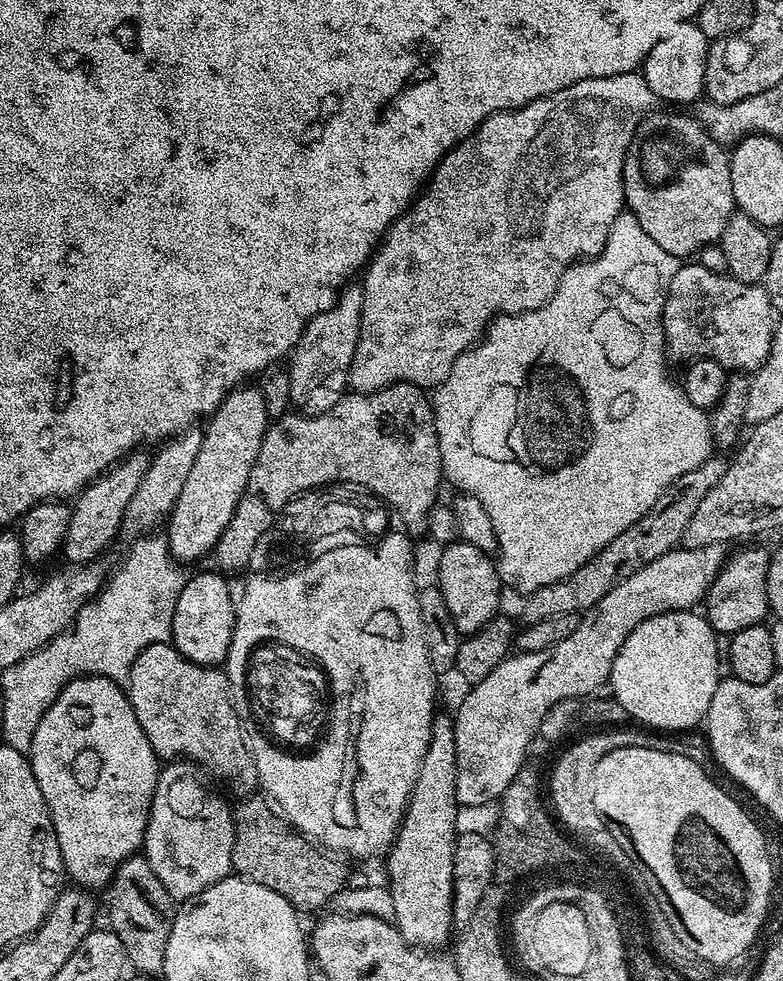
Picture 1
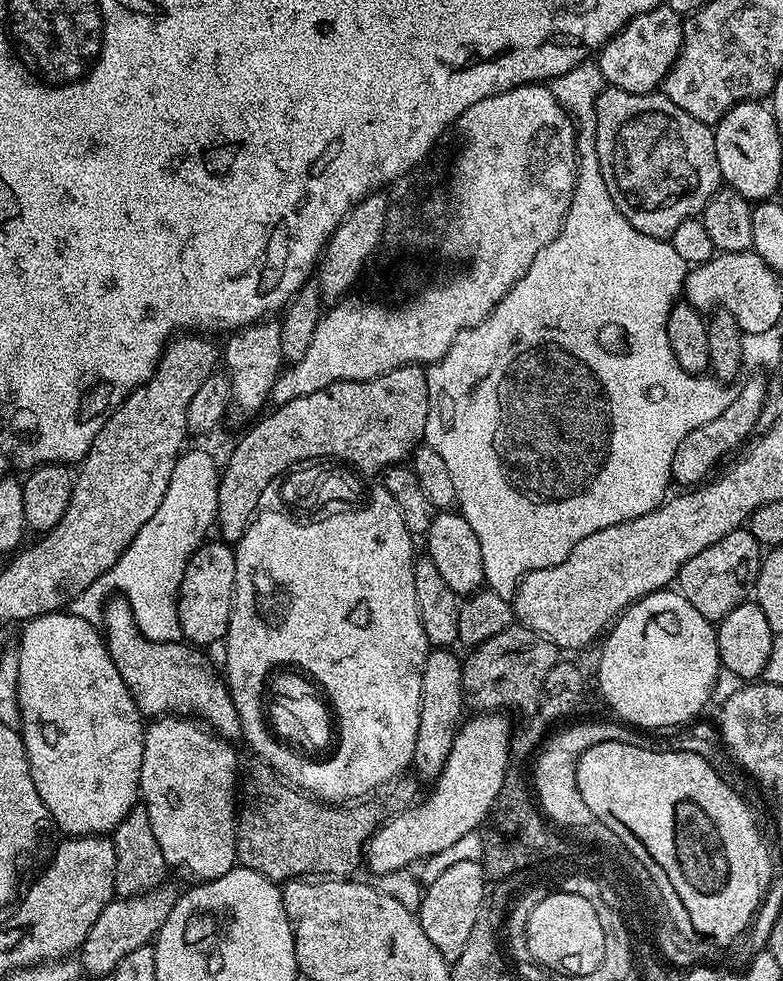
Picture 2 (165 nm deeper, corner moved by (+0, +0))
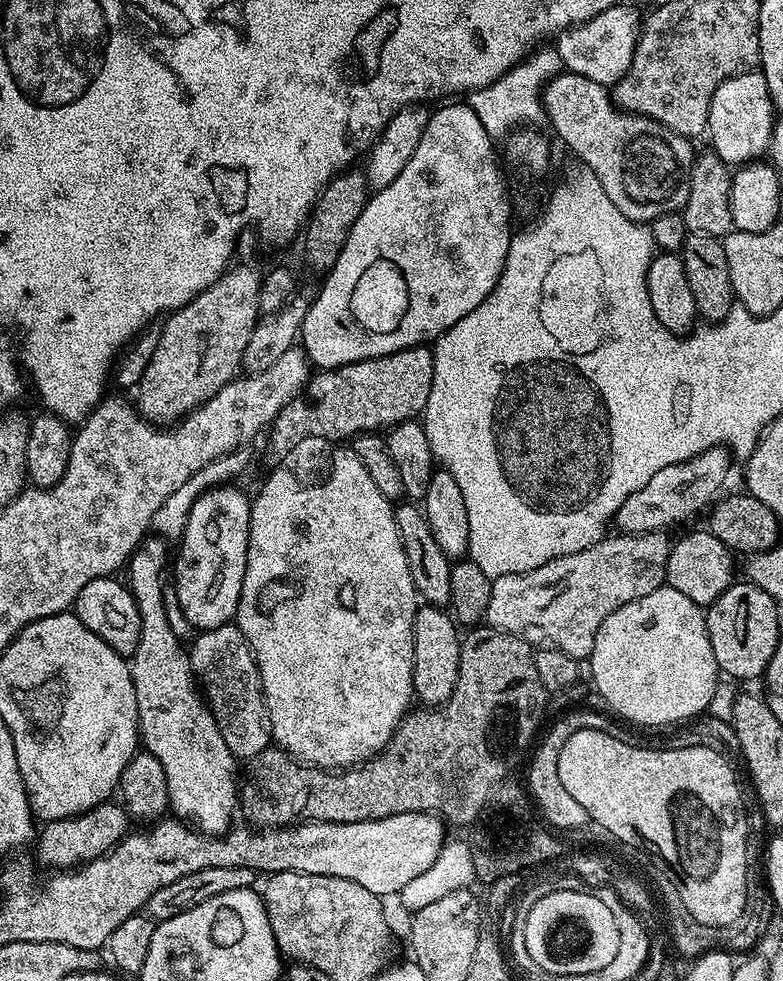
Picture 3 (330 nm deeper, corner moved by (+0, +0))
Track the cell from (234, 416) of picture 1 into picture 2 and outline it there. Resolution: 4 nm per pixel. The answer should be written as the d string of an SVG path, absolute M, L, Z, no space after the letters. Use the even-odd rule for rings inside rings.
M272 318L258 320L255 324L235 329L227 340L228 345L222 348L222 364L224 360L223 367L232 382L231 403L244 412L259 413L259 408L271 401L274 382L286 364L279 323Z

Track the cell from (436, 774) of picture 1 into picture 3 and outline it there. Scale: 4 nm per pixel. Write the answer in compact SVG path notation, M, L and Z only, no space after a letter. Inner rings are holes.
M420 606L414 622L414 670L412 691L421 705L436 708L445 704L454 694L460 669L461 633L451 615L440 606ZM445 612L445 613L444 613Z

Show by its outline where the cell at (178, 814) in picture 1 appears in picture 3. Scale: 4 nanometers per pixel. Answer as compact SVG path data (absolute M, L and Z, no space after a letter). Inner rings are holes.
M155 539L141 540L126 565L126 583L132 589L140 615L140 637L136 654L130 660L138 698L140 740L162 762L162 770L166 770L171 815L206 836L222 836L233 827L232 815L238 812L238 761L230 754L230 746L226 746L211 710L198 691L185 641L170 626L164 593L170 552L168 556L163 539Z

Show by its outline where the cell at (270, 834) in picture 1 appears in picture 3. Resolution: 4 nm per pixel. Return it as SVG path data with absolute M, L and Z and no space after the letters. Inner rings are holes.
M476 626L471 629L469 636L465 635L460 641L460 669L458 670L458 682L454 686L454 694L436 708L427 706L417 707L409 711L404 719L396 727L396 733L392 736L392 742L373 756L371 760L365 760L362 766L353 766L347 770L325 770L323 768L314 768L310 764L303 763L295 756L289 756L282 748L269 746L261 750L254 759L247 761L246 768L248 773L243 773L242 783L238 788L238 804L242 809L249 825L255 826L260 830L275 830L278 828L287 828L294 824L305 822L366 822L367 820L381 820L390 818L394 814L410 814L411 812L430 812L443 818L449 825L465 824L471 826L476 823L476 817L479 816L486 802L490 798L491 790L501 781L504 776L513 771L511 769L520 760L520 755L528 748L528 743L532 740L532 735L536 732L536 727L540 724L540 715L544 712L544 699L546 693L542 686L542 678L538 678L538 669L534 666L534 648L521 638L509 632L503 632L497 628L487 626Z

